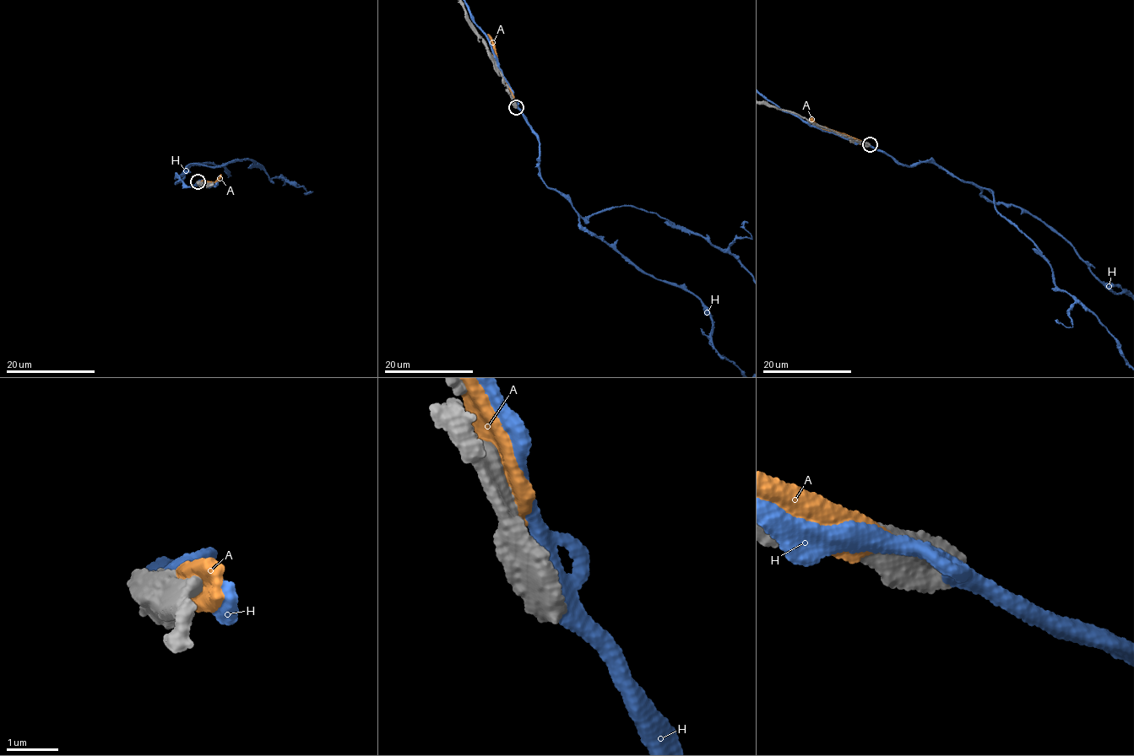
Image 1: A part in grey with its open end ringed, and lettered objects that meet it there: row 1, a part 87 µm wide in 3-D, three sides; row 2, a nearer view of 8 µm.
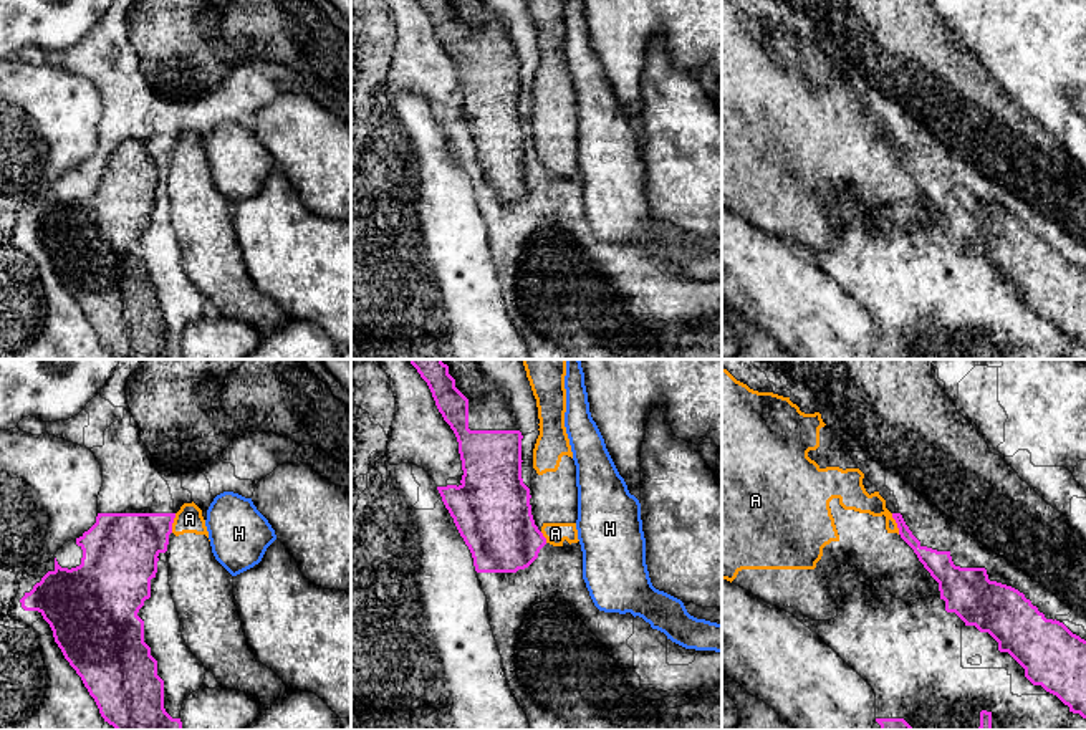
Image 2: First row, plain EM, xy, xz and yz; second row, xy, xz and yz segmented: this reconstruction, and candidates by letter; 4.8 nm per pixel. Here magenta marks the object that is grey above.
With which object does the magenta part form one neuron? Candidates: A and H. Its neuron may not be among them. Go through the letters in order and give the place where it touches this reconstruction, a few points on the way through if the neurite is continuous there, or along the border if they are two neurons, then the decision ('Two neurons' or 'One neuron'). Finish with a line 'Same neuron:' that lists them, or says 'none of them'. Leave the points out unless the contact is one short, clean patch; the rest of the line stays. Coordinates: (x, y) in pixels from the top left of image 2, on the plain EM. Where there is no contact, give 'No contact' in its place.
A: Touches magenta at yz (896, 151). Boundary: yz (891, 143), (899, 163). Two neurons
H: No contact. Two neurons
Same neuron: none of them

